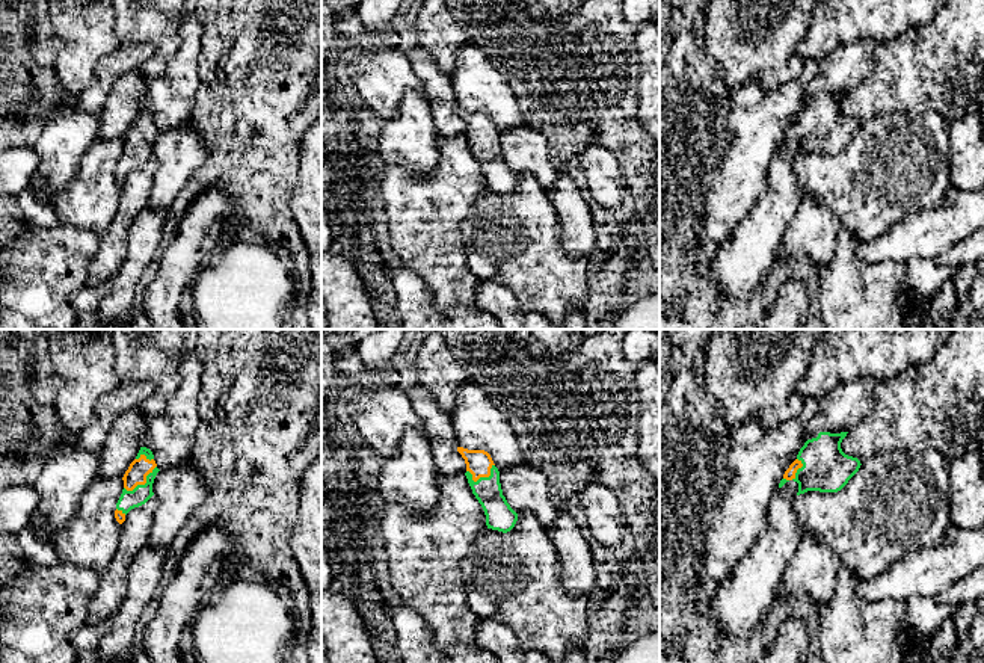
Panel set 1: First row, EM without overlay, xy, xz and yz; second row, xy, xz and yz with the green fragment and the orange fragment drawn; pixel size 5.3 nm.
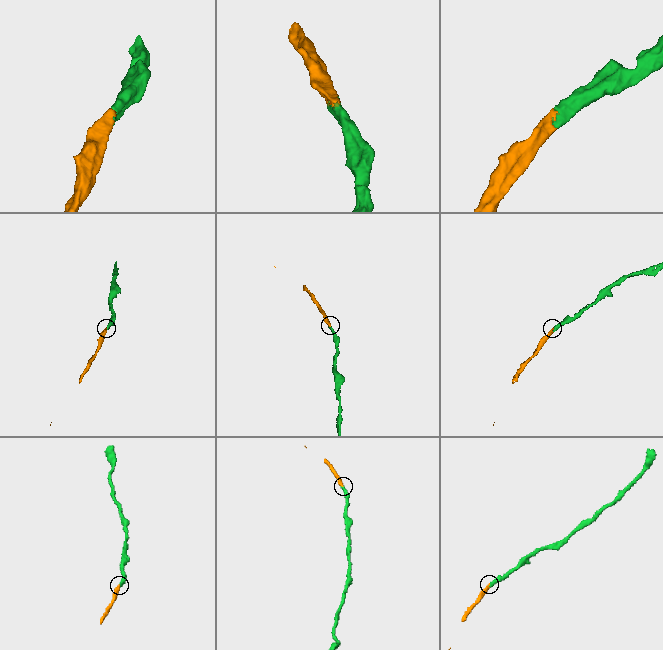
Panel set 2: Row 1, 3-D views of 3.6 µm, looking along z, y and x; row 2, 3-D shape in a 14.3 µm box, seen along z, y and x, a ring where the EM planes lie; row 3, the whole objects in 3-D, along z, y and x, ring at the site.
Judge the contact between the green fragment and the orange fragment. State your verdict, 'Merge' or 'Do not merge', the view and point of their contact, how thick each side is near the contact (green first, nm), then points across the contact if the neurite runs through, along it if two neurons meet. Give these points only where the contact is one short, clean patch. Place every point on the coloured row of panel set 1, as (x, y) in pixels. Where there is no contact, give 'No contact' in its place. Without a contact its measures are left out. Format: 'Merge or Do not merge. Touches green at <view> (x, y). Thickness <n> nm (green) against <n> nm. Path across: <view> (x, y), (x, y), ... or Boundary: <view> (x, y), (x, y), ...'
Merge. Touches green at xy (142, 485). Thickness 100 nm (green) against 110 nm. Path across: xy (141, 494), (142, 485), (139, 468)

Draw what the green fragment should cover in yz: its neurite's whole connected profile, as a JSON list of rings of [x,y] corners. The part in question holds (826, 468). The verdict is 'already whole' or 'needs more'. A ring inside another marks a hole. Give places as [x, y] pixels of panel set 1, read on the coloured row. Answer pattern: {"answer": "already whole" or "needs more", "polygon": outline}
{"answer": "needs more", "polygon": [[[819,432],[816,438],[807,439],[785,471],[779,488],[794,480],[798,483],[797,495],[807,491],[841,491],[862,465],[857,458],[845,455],[841,449],[847,433]]]}

